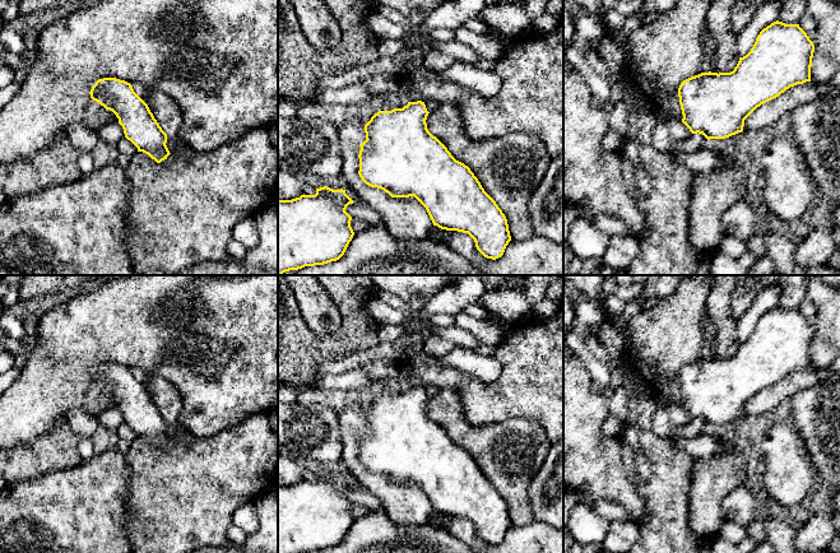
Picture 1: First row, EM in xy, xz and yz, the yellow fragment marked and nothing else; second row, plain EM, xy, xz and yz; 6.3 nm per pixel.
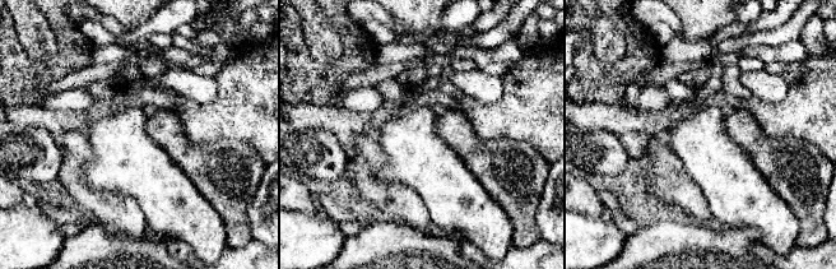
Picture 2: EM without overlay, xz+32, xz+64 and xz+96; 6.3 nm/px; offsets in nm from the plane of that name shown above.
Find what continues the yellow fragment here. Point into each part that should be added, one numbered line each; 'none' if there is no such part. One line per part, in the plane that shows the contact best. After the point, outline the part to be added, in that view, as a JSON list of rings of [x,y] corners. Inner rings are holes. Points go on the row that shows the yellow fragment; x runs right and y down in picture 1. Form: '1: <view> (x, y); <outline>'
none

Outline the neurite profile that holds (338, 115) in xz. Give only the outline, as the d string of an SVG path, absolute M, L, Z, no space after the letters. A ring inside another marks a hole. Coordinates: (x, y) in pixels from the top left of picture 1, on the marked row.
M563 15L552 32L534 33L516 38L492 70L502 80L495 97L478 96L468 88L442 79L438 73L421 66L400 75L395 92L380 93L358 106L324 104L310 101L297 102L296 117L321 118L338 129L349 122L366 125L379 111L403 108L409 102L436 101L455 107L463 120L467 135L486 140L521 131L540 138L548 154L554 158L563 153Z

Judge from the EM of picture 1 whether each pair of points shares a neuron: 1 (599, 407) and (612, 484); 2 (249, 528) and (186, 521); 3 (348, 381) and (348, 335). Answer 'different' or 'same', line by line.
1: same
2: different
3: different

